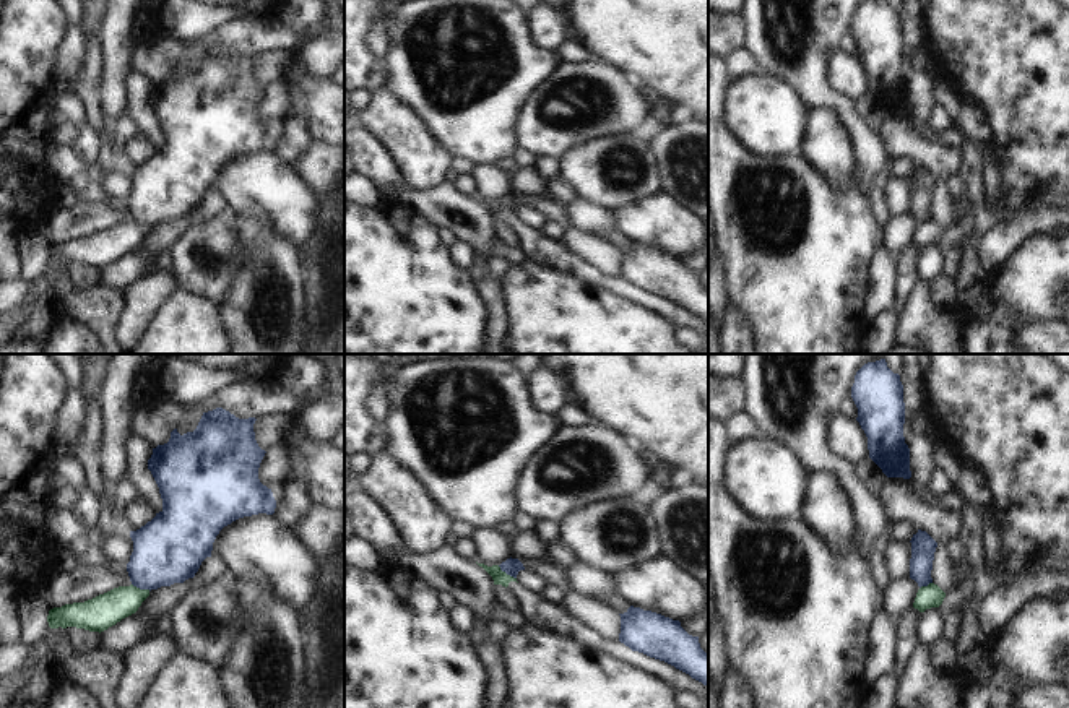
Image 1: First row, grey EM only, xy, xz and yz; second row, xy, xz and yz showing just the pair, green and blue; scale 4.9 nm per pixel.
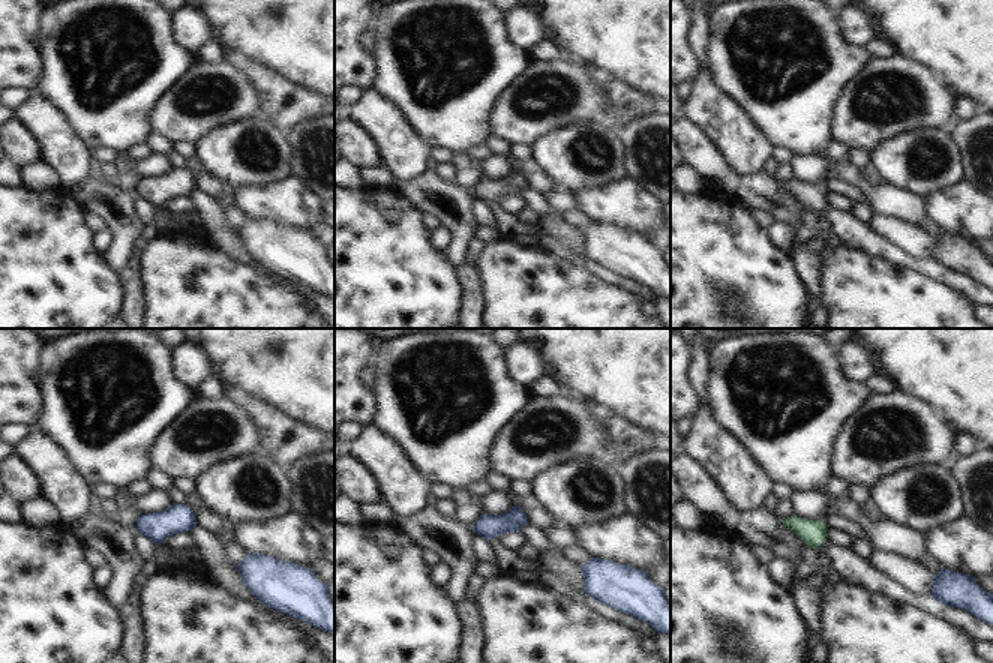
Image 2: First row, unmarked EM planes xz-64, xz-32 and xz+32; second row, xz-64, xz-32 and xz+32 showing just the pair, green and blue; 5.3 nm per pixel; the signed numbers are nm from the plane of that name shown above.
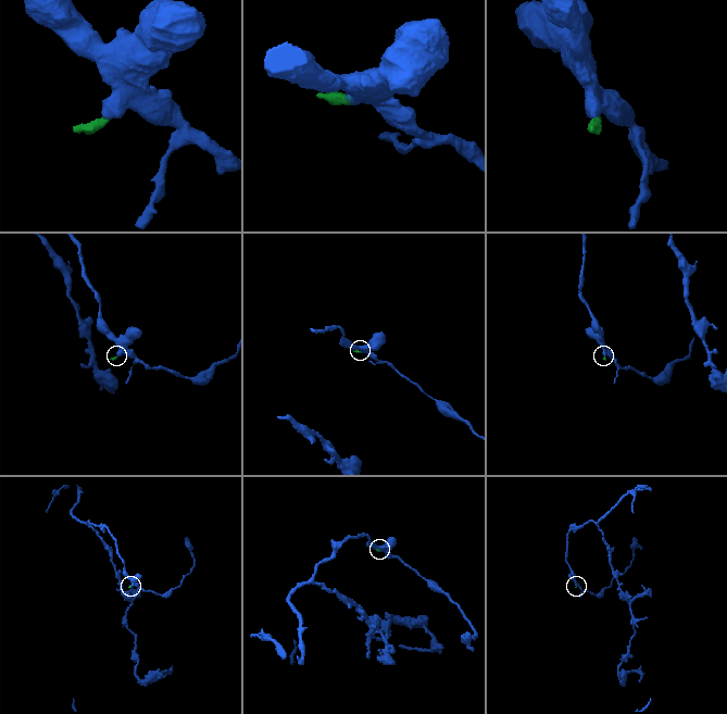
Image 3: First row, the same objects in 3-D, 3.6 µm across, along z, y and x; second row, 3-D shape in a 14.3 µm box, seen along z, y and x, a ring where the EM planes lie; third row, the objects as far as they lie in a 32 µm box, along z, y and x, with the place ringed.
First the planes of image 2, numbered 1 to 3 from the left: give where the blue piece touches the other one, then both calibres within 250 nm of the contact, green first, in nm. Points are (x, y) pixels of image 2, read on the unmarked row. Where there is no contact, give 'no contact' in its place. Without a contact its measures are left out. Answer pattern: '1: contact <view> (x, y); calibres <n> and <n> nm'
1: no contact
2: no contact
3: no contact

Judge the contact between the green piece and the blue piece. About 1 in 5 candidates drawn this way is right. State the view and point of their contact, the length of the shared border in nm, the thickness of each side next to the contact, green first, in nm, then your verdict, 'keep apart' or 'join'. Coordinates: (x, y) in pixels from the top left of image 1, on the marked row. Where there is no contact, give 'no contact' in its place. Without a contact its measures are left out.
meets green in xz at (506, 574); contact 120 nm long; 70 nm thick on the green side, 80 nm on the other; keep apart

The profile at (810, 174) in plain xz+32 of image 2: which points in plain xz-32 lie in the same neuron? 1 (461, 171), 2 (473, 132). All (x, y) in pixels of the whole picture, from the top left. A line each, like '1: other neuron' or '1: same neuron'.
1: same neuron
2: other neuron

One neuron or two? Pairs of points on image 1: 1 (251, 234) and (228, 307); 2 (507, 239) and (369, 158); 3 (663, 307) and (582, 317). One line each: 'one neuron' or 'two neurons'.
1: one neuron
2: two neurons
3: two neurons

